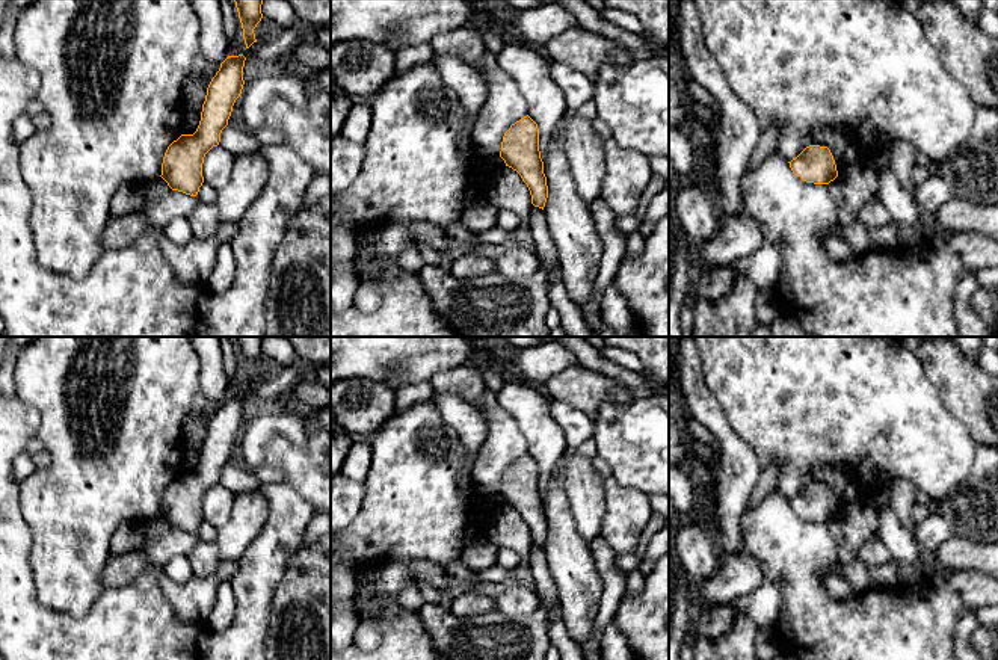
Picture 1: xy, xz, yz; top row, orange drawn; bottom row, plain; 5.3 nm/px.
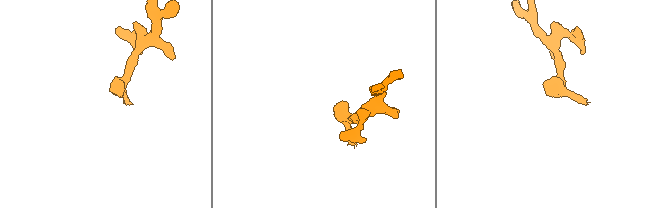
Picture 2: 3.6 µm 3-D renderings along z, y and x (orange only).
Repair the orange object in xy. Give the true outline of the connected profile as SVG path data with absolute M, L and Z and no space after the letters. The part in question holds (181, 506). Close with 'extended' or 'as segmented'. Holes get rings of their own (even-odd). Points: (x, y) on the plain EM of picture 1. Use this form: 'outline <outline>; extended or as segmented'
outline M243 393L228 394L211 417L201 459L193 473L181 473L174 479L163 495L162 517L172 529L196 535L204 521L202 501L205 492L217 485L220 471L228 464L236 438L240 435L245 418Z; as segmented

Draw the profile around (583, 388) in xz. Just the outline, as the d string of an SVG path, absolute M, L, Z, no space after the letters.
M578 362L551 376L545 385L553 400L569 403L592 420L604 402L625 403L633 399L631 390L618 379Z

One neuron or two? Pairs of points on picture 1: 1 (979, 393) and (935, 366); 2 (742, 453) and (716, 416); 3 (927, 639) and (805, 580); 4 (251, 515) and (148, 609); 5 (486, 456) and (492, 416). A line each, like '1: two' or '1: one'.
1: one
2: one
3: one
4: two
5: one

